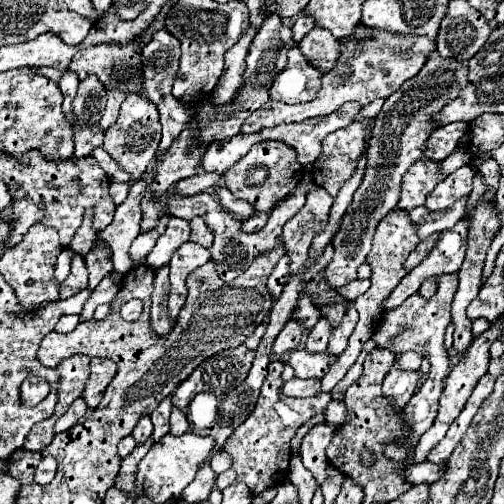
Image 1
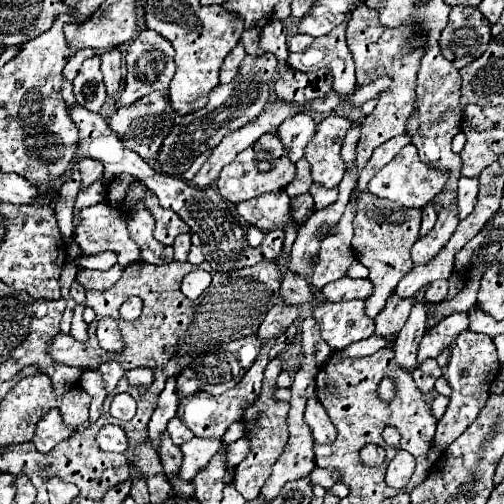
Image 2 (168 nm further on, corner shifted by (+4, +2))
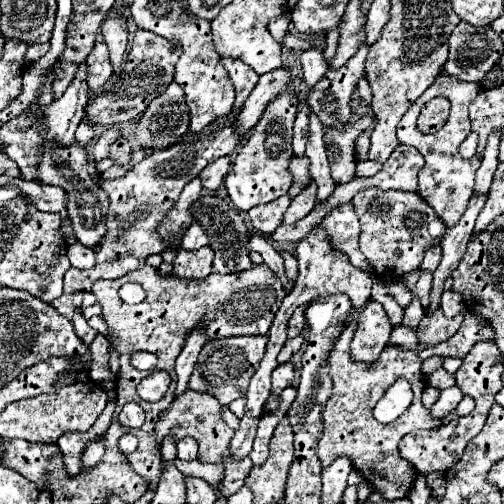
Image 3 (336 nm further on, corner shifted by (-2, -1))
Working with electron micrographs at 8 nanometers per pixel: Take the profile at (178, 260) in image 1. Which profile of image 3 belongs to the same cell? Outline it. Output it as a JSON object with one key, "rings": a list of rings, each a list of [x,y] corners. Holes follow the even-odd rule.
{"rings":[[[192,224],[188,230],[186,230],[186,234],[184,234],[184,238],[182,238],[182,244],[180,244],[180,248],[182,250],[188,250],[188,252],[192,252],[192,250],[200,250],[202,246],[206,246],[208,244],[208,236],[202,232],[202,228],[200,228],[200,224]]]}

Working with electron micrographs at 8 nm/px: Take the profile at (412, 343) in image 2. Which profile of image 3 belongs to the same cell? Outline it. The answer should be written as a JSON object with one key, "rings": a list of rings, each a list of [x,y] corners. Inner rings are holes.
{"rings":[[[472,196],[460,222],[454,228],[446,230],[446,234],[440,242],[442,260],[440,260],[438,268],[434,270],[434,282],[432,282],[432,290],[430,290],[430,306],[426,308],[426,316],[432,316],[432,312],[438,308],[440,296],[444,292],[444,280],[456,270],[456,264],[460,264],[460,258],[466,252],[466,244],[472,236],[474,222],[476,222],[484,202],[486,202],[486,196],[484,196],[484,200],[476,200],[476,196]]]}

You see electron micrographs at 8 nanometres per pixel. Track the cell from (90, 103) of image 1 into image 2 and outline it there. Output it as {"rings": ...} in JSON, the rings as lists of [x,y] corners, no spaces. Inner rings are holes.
{"rings":[[[94,55],[86,59],[72,83],[74,83],[76,101],[82,107],[98,113],[106,101],[106,87],[102,85],[102,71],[100,71],[100,57]]]}

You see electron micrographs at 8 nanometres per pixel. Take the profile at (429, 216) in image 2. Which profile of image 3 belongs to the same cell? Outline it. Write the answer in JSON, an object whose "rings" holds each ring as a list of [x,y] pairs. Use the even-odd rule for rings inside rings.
{"rings":[[[434,244],[434,246],[430,246],[428,250],[426,250],[426,254],[424,254],[424,260],[422,260],[422,270],[424,268],[428,268],[430,272],[434,272],[436,270],[436,266],[438,266],[438,262],[440,262],[440,256],[442,256],[442,252],[440,252],[440,244]]]}

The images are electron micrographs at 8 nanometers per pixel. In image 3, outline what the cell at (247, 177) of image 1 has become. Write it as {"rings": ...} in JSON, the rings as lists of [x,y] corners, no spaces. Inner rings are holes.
{"rings":[[[294,92],[280,94],[276,100],[272,100],[272,104],[268,104],[256,128],[250,132],[246,142],[240,146],[232,172],[224,180],[228,196],[238,210],[250,210],[252,206],[268,204],[270,200],[284,196],[288,188],[292,186],[292,174],[288,170],[288,164],[294,156],[292,124],[294,124],[296,112],[298,112],[296,94]]]}

